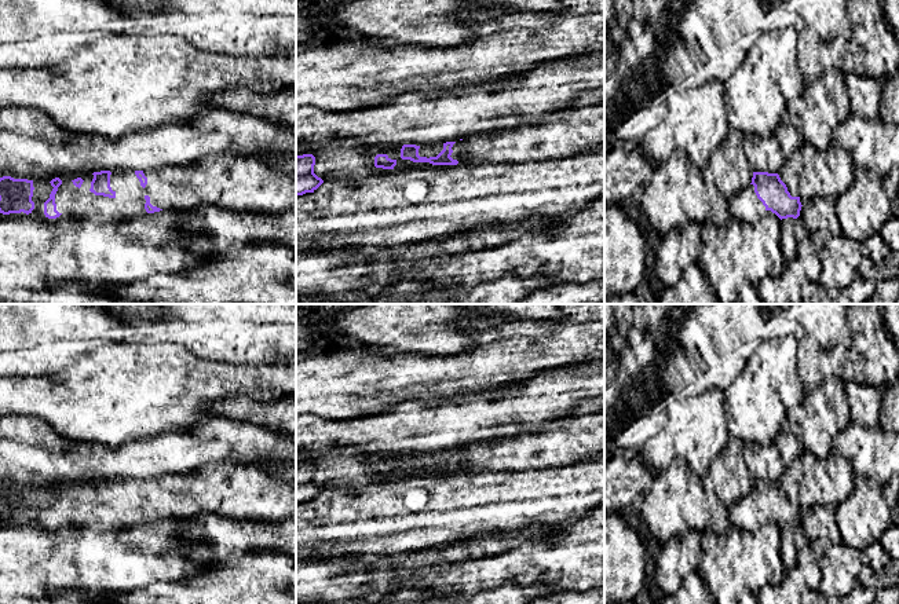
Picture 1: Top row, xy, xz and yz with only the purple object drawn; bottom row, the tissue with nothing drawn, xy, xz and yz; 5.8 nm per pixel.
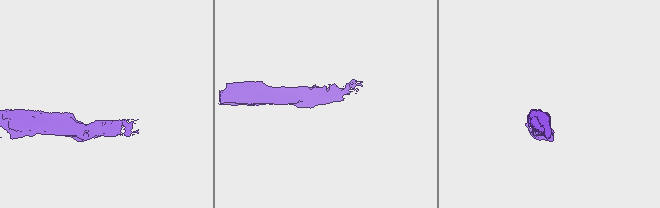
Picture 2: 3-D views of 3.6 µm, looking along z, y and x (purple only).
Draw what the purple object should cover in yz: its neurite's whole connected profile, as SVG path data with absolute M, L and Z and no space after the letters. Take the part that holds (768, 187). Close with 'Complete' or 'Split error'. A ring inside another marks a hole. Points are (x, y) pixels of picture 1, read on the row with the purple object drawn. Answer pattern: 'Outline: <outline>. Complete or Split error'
Outline: M753 172L750 184L754 186L753 190L746 187L728 198L731 217L757 222L765 211L771 211L781 220L800 216L800 197L790 195L778 173Z. Split error

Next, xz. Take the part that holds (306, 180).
Outline: M313 154L296 155L296 195L314 193L324 180L314 173L315 157Z. Complete

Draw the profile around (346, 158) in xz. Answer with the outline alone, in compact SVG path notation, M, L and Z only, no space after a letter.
M339 138L321 144L296 142L296 155L313 154L315 157L314 173L324 182L357 182L368 176L394 172L394 169L376 168L370 160L372 151L385 147L374 147L362 143L357 138Z

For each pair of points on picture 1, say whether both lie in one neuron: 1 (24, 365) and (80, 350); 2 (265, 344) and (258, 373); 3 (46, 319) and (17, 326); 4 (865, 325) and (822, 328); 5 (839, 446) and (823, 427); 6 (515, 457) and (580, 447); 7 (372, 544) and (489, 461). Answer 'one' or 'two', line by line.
1: one
2: two
3: one
4: two
5: two
6: one
7: two

